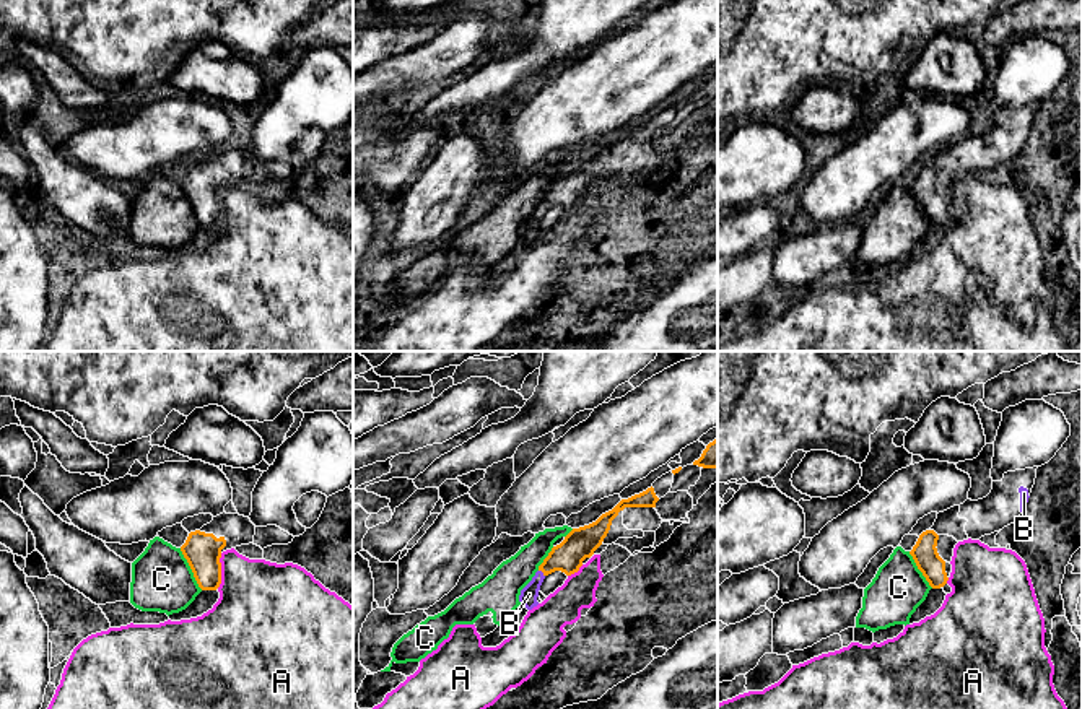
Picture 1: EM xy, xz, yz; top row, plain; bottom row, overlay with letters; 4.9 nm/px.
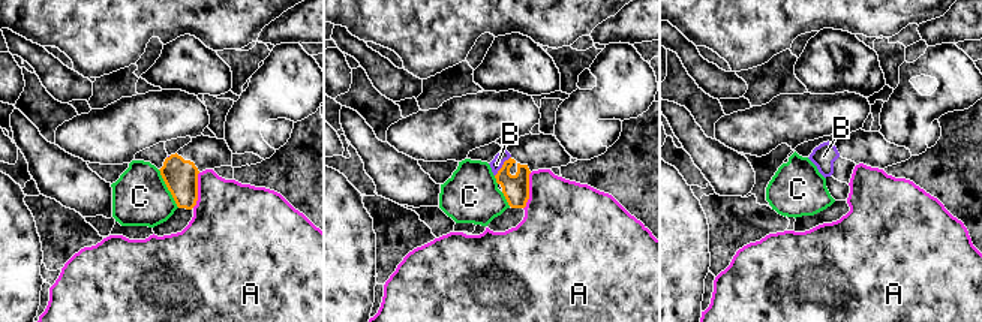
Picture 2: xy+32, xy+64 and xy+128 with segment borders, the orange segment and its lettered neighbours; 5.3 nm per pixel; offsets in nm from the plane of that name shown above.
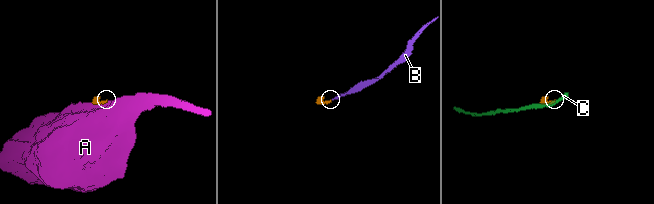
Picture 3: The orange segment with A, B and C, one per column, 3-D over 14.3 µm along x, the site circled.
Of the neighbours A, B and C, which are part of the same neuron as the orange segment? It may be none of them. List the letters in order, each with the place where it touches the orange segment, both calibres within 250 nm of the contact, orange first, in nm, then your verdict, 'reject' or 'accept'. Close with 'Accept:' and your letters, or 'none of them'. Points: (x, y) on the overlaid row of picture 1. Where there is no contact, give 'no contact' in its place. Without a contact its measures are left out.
A: meets orange in xy at (220, 571); 180 nm thick on the orange side, 400 nm on the other; reject
B: meets orange in xz at (542, 571); 160 nm thick on the orange side, 90 nm on the other; accept
C: meets orange in xy at (191, 568); 180 nm thick on the orange side, 300 nm on the other; reject
Accept: B

